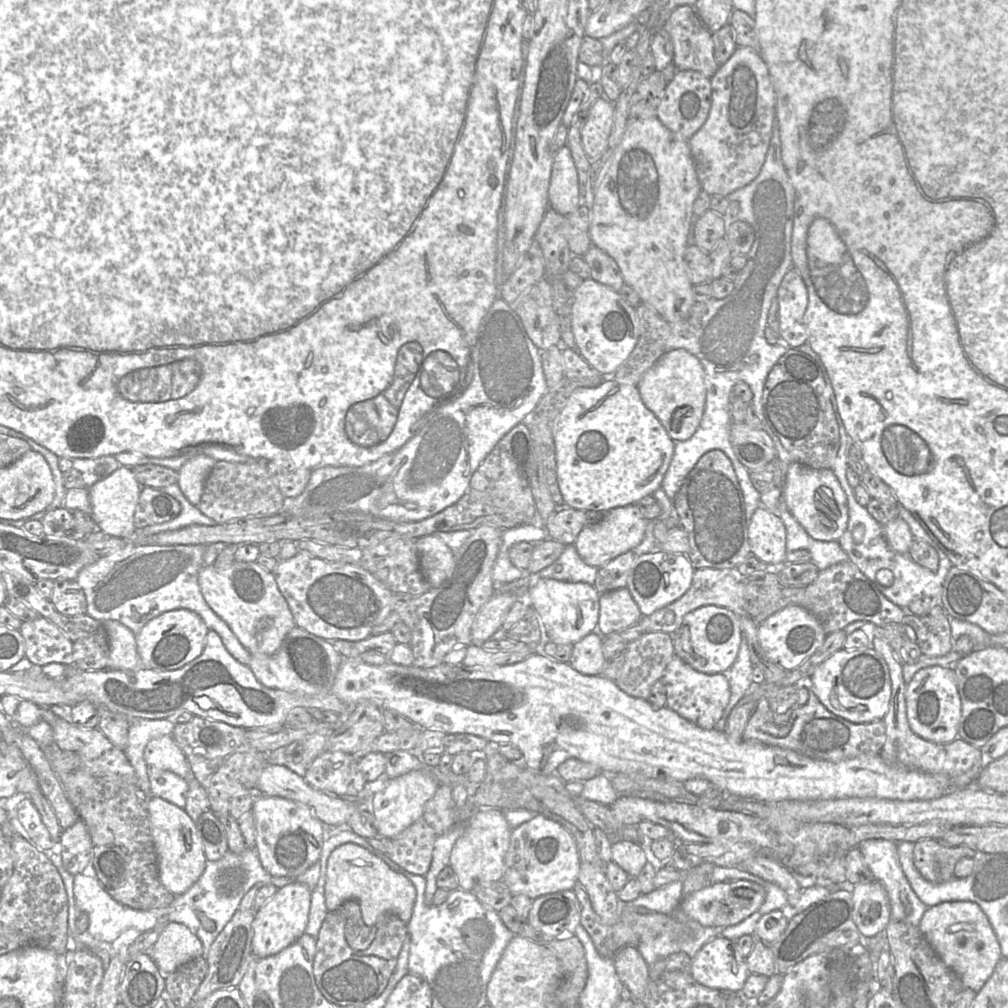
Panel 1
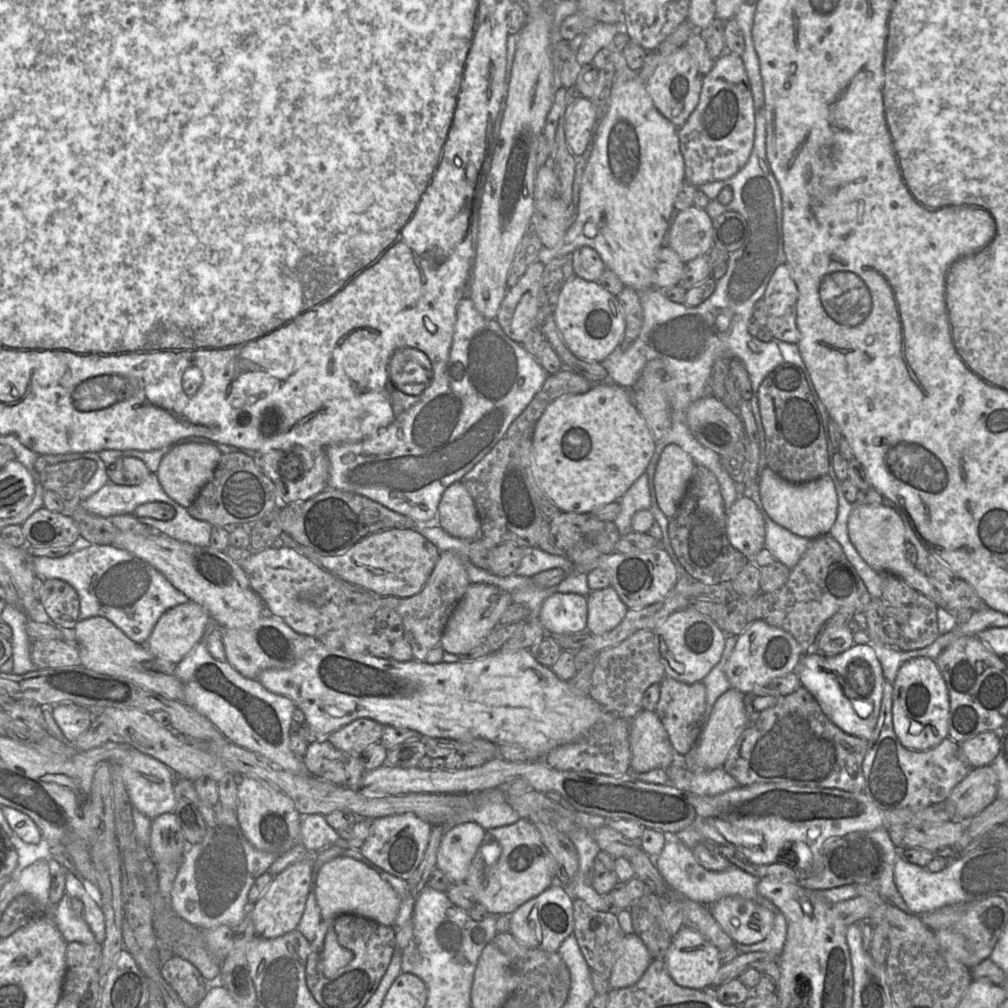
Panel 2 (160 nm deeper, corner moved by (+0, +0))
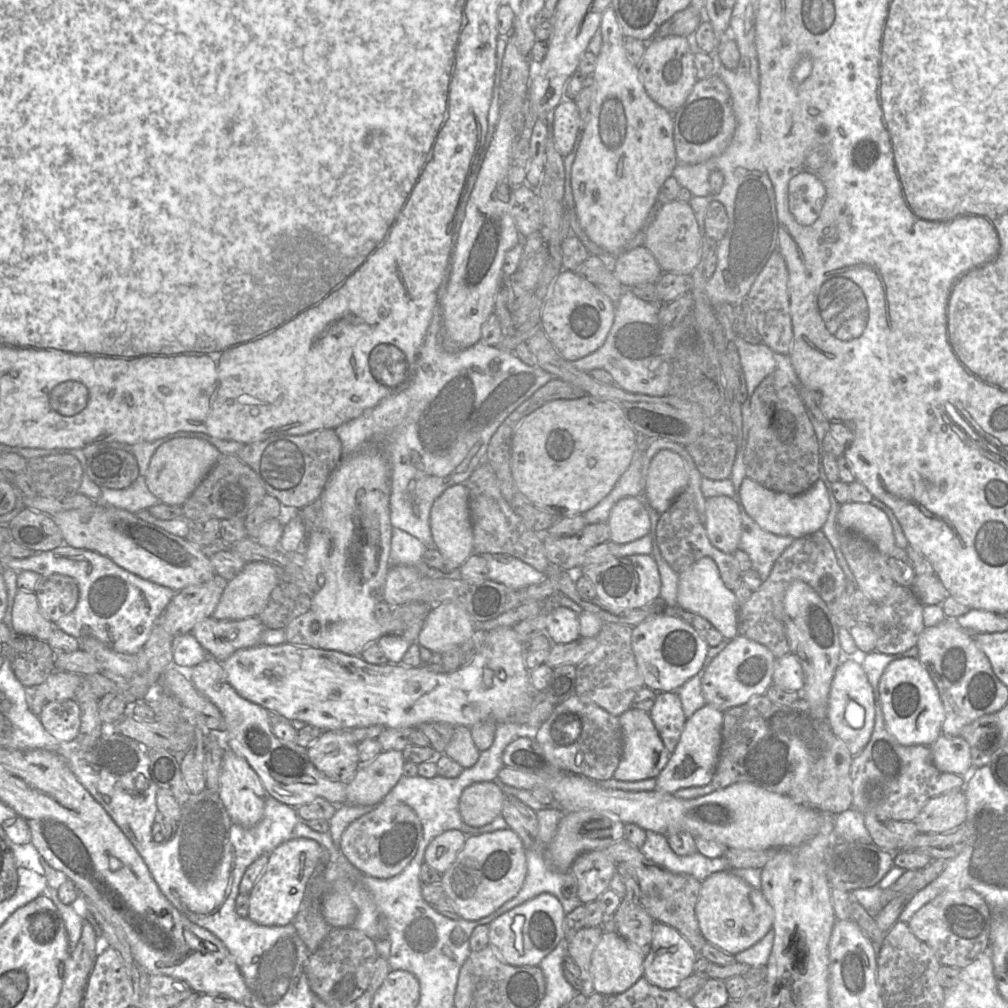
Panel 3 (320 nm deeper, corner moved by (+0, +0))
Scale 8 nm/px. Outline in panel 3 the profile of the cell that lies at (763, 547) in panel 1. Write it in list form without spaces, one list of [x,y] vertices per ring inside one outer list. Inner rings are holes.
[[[725,495],[712,496],[705,500],[703,524],[713,546],[725,553],[739,549],[742,519],[739,506]]]

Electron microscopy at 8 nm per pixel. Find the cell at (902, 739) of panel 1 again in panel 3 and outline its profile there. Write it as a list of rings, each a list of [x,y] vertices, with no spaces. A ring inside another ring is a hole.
[[[880,696],[875,702],[875,724],[869,742],[864,749],[853,757],[851,763],[852,807],[863,814],[876,814],[883,820],[913,821],[923,806],[933,797],[953,790],[964,788],[964,784],[974,774],[975,768],[963,775],[940,771],[934,764],[932,752],[928,745],[903,746],[887,730]]]

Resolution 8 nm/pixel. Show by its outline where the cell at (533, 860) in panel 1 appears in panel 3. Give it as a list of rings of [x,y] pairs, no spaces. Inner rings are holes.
[[[510,828],[466,839],[454,862],[441,875],[440,885],[464,920],[478,920],[496,911],[520,890],[527,872],[526,850]]]

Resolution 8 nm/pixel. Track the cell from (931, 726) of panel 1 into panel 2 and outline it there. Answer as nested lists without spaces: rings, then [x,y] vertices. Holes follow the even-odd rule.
[[[916,657],[906,661],[899,668],[892,686],[893,729],[904,747],[914,751],[928,750],[948,737],[949,693],[933,659]]]

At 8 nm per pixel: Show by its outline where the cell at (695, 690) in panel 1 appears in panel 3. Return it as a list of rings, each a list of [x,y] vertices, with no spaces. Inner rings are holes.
[[[677,692],[657,693],[649,715],[665,748],[669,753],[672,753],[678,744],[687,720]]]

